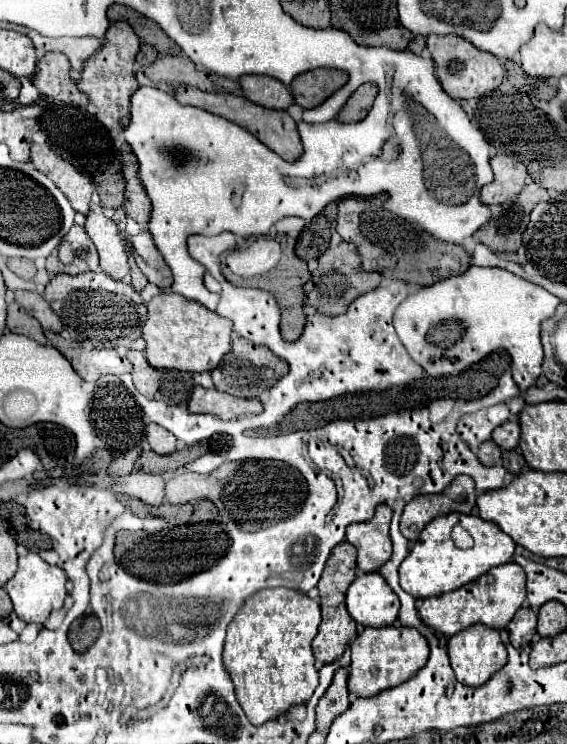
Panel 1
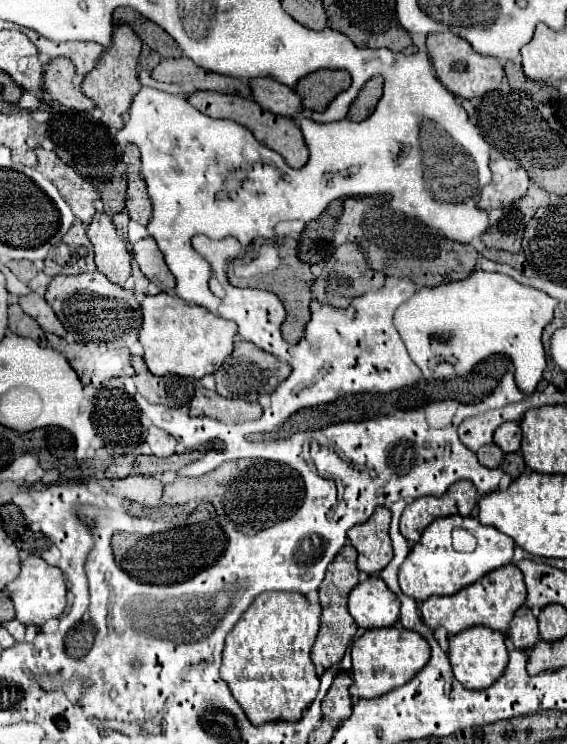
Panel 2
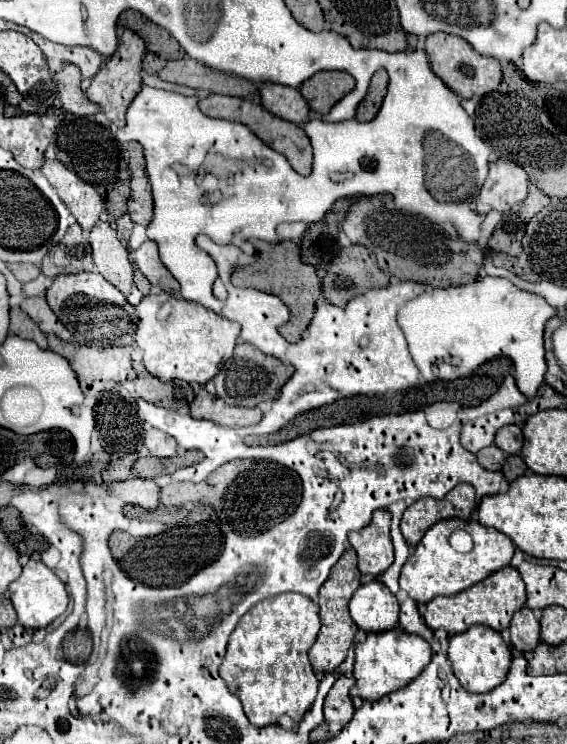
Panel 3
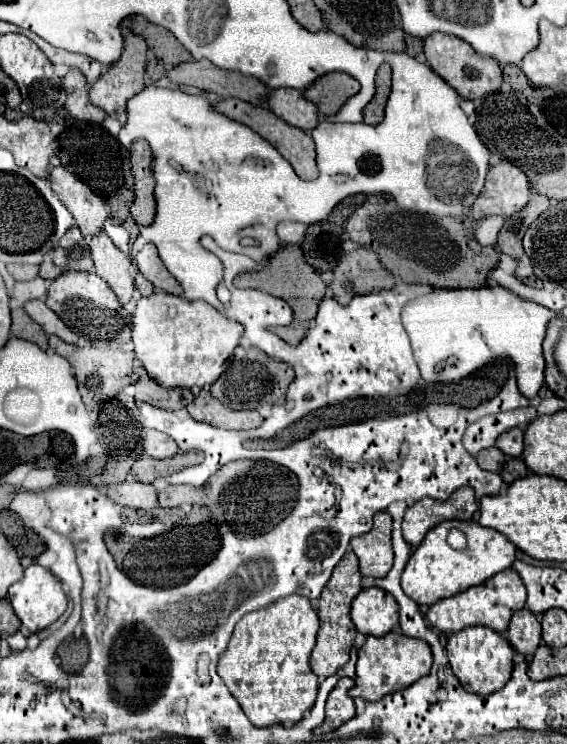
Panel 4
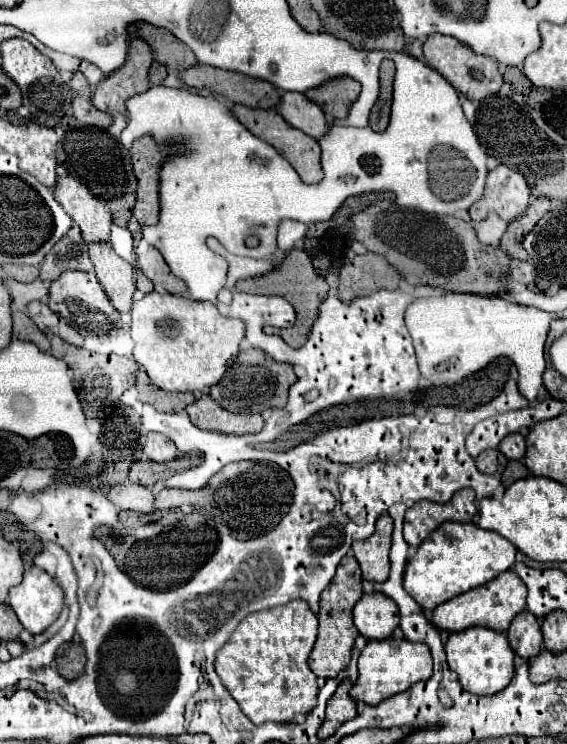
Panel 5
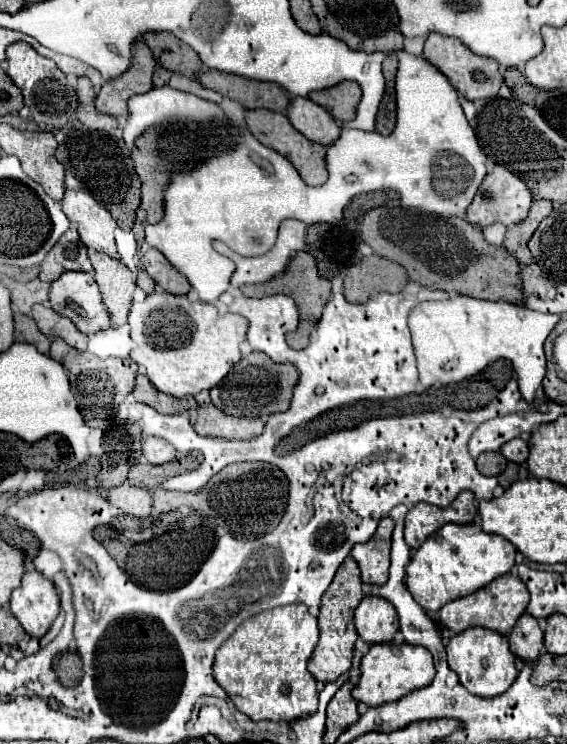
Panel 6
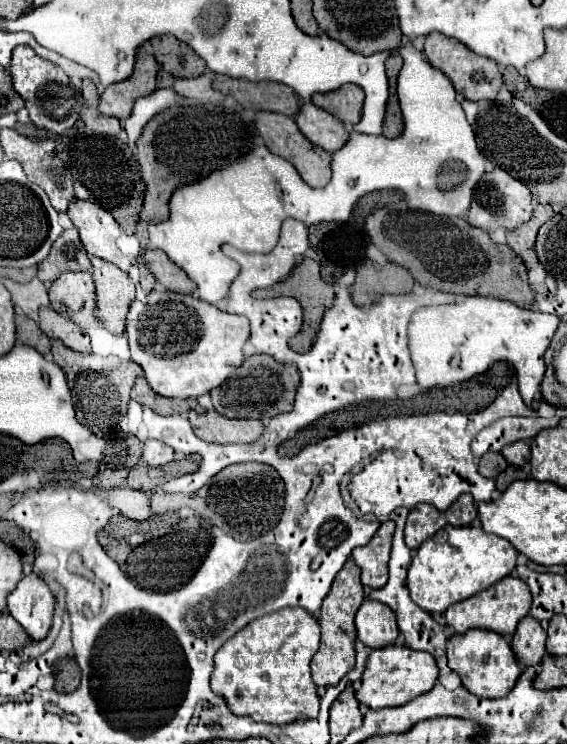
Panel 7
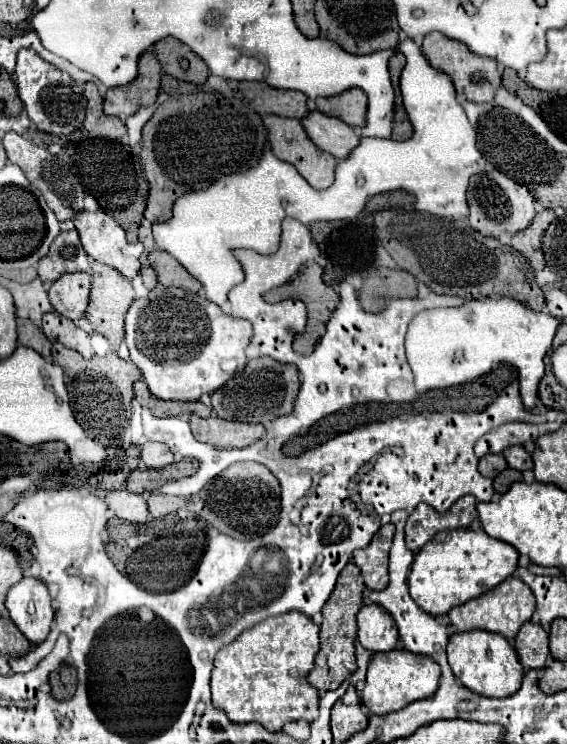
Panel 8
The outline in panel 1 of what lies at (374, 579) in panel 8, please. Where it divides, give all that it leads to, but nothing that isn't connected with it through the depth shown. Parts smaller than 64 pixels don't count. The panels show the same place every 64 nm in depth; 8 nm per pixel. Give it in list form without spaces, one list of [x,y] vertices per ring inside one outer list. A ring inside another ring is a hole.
[[[386,504],[376,508],[376,514],[368,522],[350,524],[346,528],[346,540],[358,550],[358,568],[362,572],[378,572],[392,556],[392,542],[388,536],[392,510]]]

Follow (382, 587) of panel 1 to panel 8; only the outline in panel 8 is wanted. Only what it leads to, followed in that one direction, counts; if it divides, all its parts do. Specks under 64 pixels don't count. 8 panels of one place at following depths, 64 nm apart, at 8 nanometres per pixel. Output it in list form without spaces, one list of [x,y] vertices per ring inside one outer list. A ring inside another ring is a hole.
[[[364,604],[358,612],[358,642],[370,652],[388,652],[398,644],[398,628],[378,604]]]

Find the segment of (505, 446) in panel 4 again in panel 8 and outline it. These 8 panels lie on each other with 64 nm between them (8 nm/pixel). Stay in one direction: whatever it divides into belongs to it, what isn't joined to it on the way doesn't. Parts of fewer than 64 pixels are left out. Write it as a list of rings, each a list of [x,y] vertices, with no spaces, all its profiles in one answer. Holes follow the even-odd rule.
[[[510,446],[510,448],[506,448],[504,450],[504,458],[506,458],[508,466],[514,468],[514,470],[524,472],[524,470],[532,470],[534,468],[532,466],[532,456],[524,450],[524,446]]]

